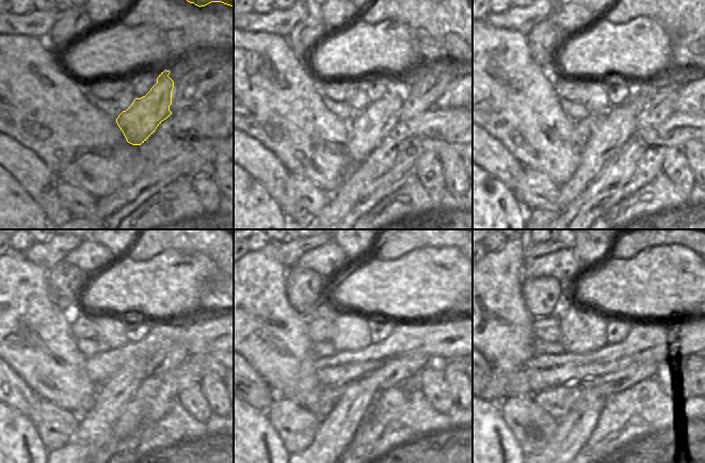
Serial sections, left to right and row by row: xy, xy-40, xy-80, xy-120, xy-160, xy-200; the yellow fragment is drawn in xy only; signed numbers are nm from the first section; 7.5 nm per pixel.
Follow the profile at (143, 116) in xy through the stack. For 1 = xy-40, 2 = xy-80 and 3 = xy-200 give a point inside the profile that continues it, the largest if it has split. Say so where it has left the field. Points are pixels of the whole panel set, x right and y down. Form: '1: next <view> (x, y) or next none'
1: next xy-40 (370, 127)
2: next xy-80 (612, 128)
3: next xy-200 (573, 431)

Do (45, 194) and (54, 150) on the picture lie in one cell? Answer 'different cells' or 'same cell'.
different cells

